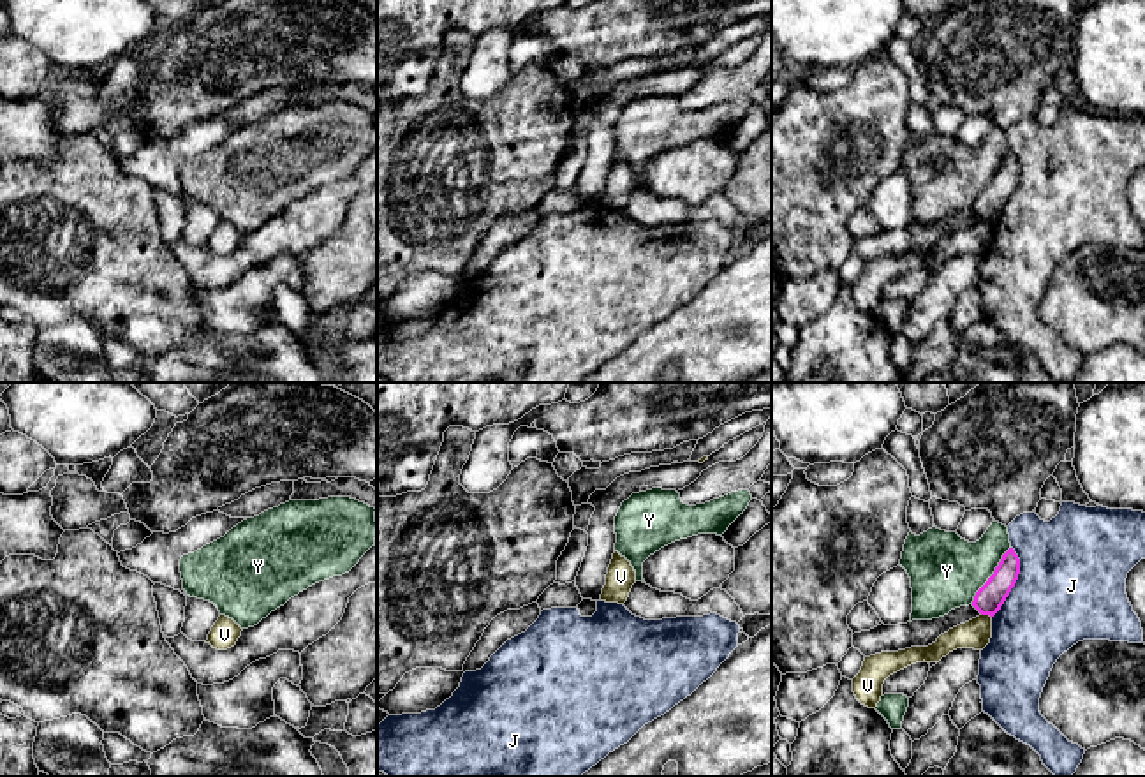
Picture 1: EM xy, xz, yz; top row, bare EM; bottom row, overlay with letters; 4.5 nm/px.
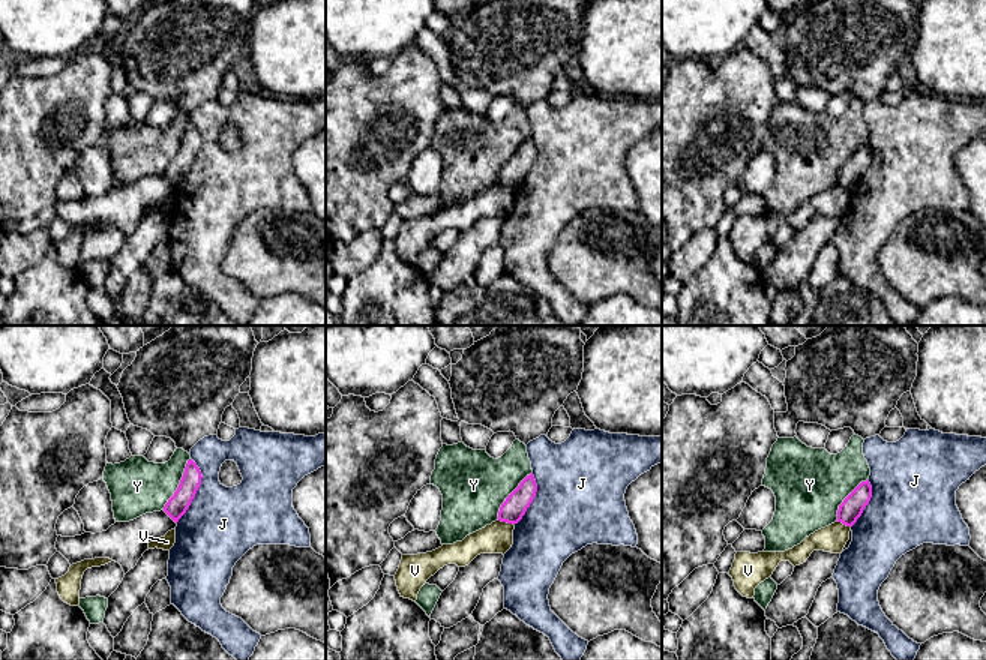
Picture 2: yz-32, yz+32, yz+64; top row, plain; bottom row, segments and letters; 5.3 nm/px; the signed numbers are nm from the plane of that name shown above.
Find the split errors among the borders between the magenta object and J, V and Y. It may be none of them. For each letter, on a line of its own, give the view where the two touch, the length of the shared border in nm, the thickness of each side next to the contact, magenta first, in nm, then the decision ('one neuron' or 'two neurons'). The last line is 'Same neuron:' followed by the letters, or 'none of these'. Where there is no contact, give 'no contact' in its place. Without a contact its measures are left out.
J: contact in yz; length 340 nm; calibres 130 and 480 nm; two neurons
V: contact in yz; length 50 nm; calibres 130 and 140 nm; two neurons
Y: contact in yz; length 320 nm; calibres 130 and 340 nm; two neurons
Same neuron: none of these

